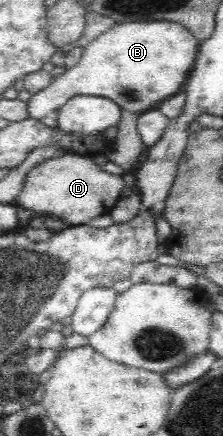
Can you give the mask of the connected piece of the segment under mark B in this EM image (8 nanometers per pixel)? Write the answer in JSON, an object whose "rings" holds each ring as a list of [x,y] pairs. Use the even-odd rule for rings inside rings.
{"rings":[[[141,20],[136,22],[116,23],[111,29],[97,36],[93,42],[83,48],[81,61],[73,68],[54,77],[54,81],[40,90],[28,102],[30,118],[40,121],[49,112],[59,110],[72,96],[102,96],[114,100],[122,110],[141,112],[155,109],[164,100],[179,93],[193,69],[201,42],[187,31],[187,28],[175,22],[161,20]]]}

